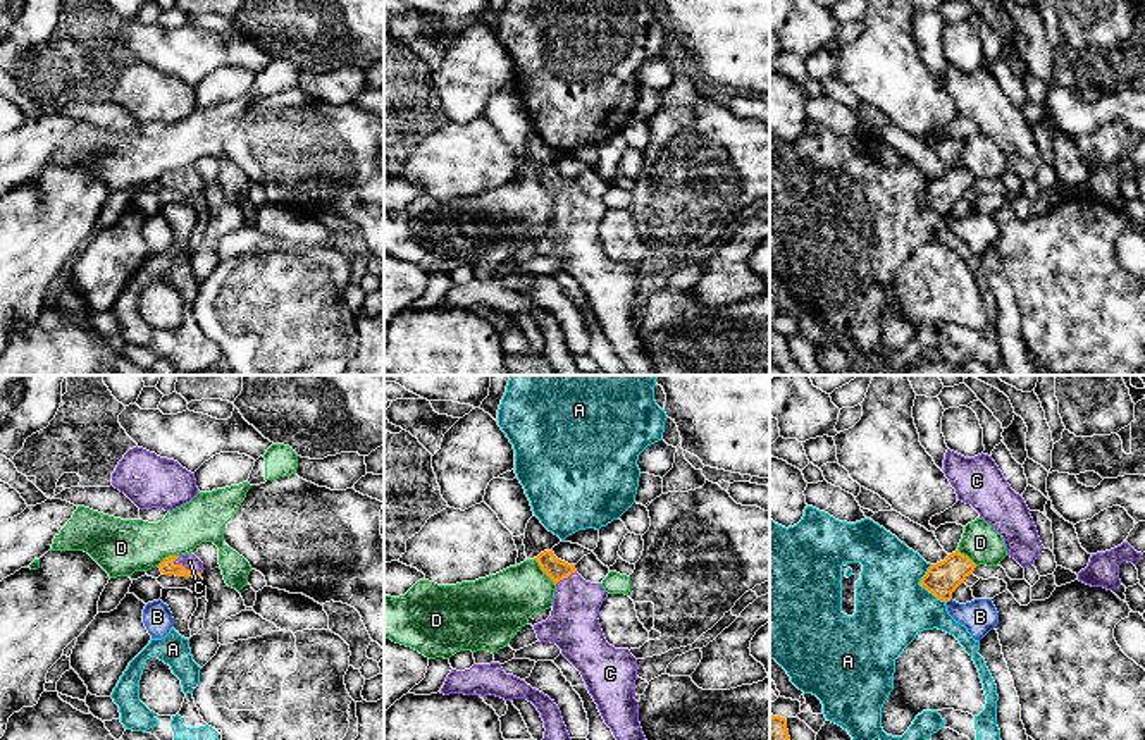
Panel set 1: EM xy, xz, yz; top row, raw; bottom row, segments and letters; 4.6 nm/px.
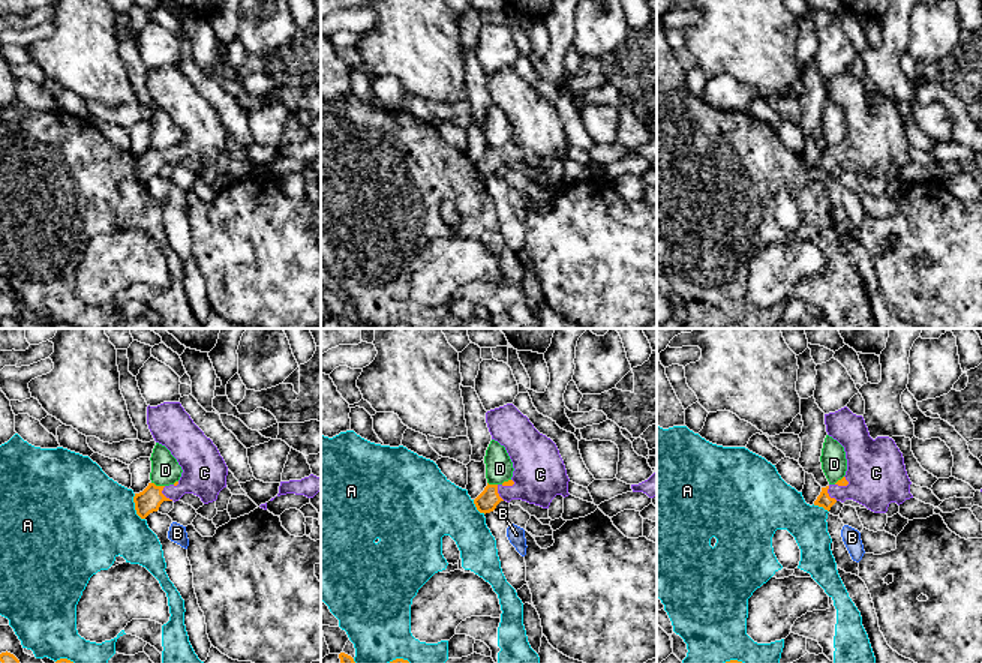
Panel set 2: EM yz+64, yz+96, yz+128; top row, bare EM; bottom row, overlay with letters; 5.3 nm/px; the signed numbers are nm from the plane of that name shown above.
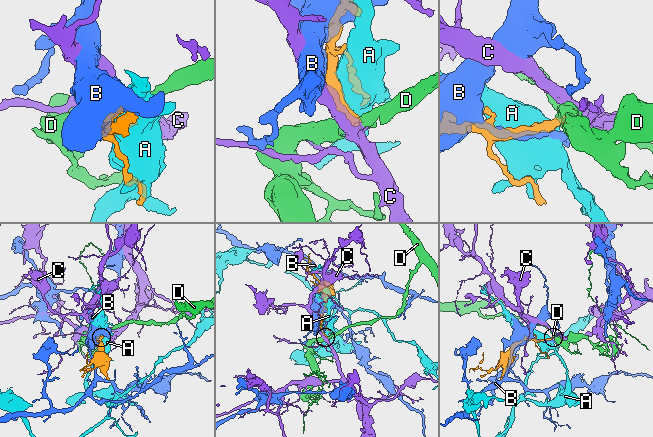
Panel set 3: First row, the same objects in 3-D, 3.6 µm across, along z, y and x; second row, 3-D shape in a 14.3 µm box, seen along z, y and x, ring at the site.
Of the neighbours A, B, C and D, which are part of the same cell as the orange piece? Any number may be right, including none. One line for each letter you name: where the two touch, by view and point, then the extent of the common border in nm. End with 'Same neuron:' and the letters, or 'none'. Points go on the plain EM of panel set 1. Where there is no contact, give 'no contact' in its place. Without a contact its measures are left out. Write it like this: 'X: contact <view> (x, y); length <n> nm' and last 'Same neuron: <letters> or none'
C: contact xy (185, 183); length 150 nm
Same neuron: C

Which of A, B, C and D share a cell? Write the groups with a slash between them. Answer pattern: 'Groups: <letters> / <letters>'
Groups: A / B / C / D

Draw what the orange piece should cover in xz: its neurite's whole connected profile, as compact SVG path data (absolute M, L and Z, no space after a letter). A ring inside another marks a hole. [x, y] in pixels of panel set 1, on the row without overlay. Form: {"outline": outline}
{"outline": "M551 165L534 172L554 196L551 231L534 239L541 256L556 258L580 286L604 337L625 365L620 375L658 375L639 337L635 310L637 274L628 263L615 263L603 250L597 227L608 207L585 196Z"}

